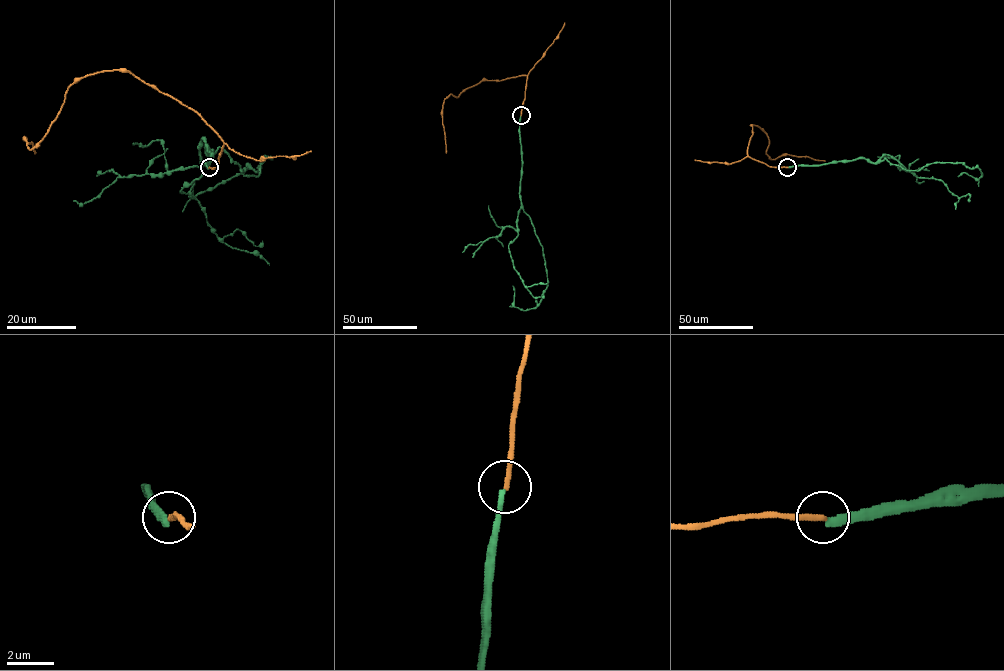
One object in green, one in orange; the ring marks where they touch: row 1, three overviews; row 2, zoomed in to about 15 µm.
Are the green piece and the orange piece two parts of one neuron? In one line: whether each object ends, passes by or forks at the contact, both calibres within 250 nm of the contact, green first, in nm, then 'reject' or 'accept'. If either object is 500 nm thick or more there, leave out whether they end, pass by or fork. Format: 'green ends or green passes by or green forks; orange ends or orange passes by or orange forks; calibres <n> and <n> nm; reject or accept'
green ends; orange ends; calibres 280 and 240 nm; reject

